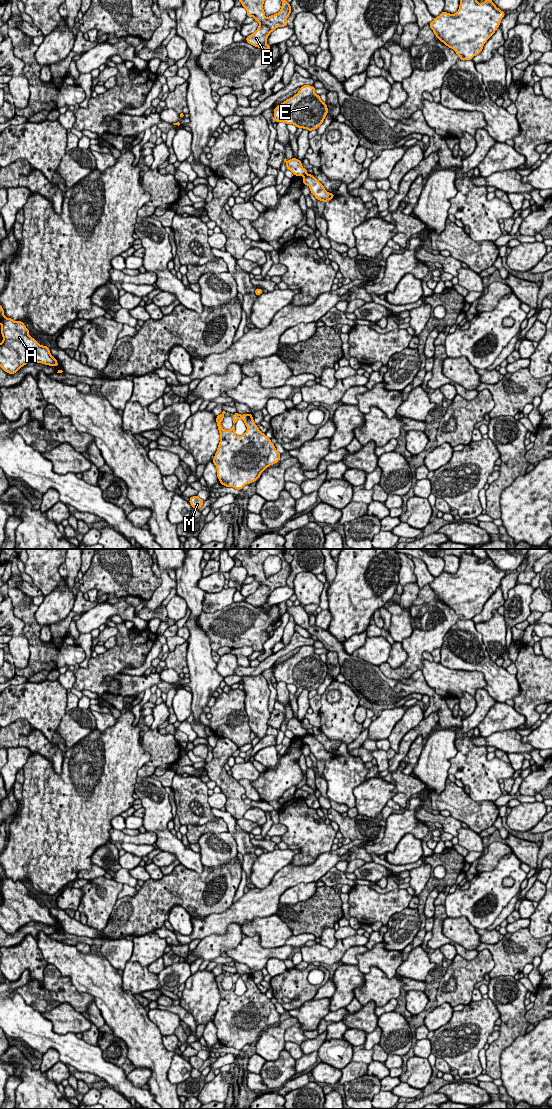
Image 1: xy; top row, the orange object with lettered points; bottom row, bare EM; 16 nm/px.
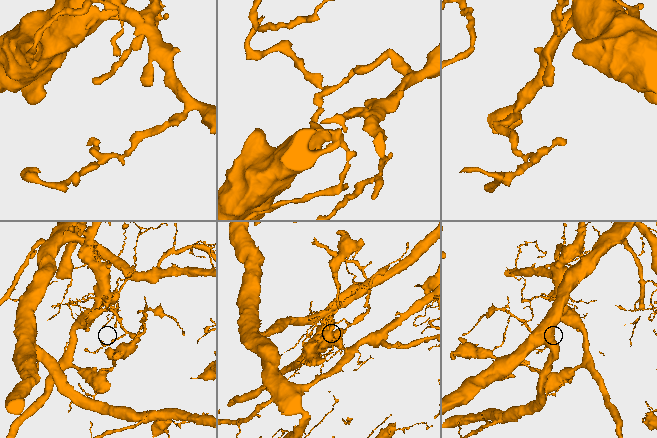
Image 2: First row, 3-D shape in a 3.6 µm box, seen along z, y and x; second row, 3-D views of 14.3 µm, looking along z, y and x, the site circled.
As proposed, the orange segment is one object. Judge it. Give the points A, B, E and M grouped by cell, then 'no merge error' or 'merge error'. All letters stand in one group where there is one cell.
A E M / B; merge error

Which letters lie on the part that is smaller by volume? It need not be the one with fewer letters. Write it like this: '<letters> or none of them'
B

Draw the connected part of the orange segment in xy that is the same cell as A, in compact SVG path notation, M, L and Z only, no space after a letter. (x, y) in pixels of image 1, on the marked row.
M0 305L1 334L3 337L0 344L0 367L9 374L16 373L21 367L29 362L42 363L49 366L58 366L57 360L51 355L50 349L40 345L33 337L29 336L29 330L22 321L14 321L4 315L4 310Z

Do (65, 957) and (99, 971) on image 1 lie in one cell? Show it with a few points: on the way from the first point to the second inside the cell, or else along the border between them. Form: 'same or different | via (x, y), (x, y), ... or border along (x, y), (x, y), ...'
same | via (73, 964), (86, 971), (91, 971)

